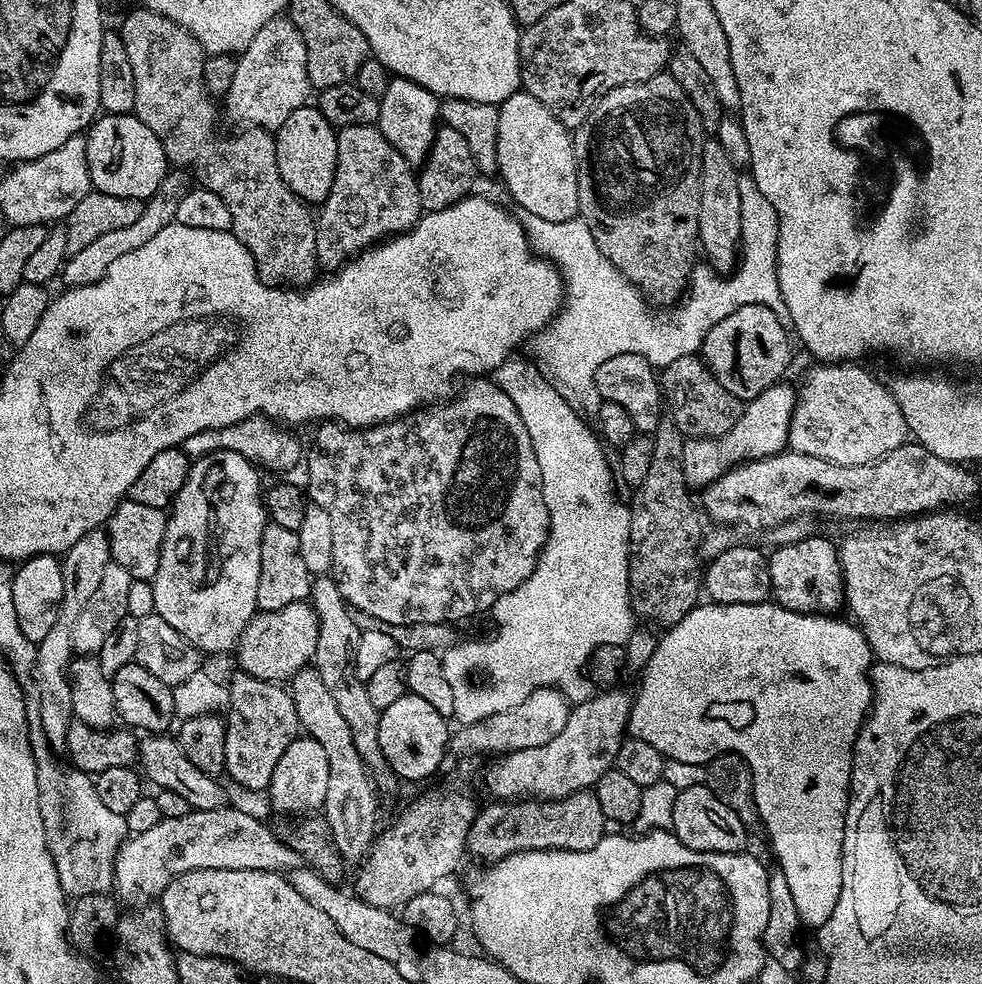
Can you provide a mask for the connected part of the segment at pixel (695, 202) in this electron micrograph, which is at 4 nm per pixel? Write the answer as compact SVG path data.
M667 71L659 72L658 75L649 80L643 80L637 84L618 86L614 90L610 90L603 98L597 100L596 107L581 122L580 127L575 129L572 137L574 158L576 159L576 169L578 170L580 216L590 226L590 234L594 234L594 242L598 242L598 250L602 250L602 254L606 254L606 258L610 258L610 262L614 262L616 269L631 284L635 284L644 293L645 297L651 298L653 301L655 301L654 299L674 299L673 301L675 301L685 291L686 281L697 263L696 252L698 256L698 237L700 234L700 223L698 222L700 155L702 154L702 145L705 139L704 127L690 102L690 98L686 98L682 86L678 86L678 82L674 82L674 78L668 75Z

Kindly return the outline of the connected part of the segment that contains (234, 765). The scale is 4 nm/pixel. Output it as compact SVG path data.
M236 674L232 684L227 685L228 702L226 705L226 762L224 770L227 779L234 783L249 788L252 792L263 793L267 789L270 778L274 774L274 766L278 766L278 758L282 758L286 746L294 742L296 737L301 735L300 719L296 703L291 691L283 683L270 680L259 680L253 676Z

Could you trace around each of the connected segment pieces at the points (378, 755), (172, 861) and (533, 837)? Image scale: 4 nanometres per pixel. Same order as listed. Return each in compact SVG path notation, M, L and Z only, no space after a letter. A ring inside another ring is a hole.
M320 574L313 579L310 603L318 614L318 646L314 666L318 674L322 674L322 682L326 682L326 690L330 690L334 702L338 702L338 710L341 711L342 718L346 718L346 724L350 726L354 746L362 762L368 767L369 774L372 775L372 783L381 793L392 792L396 784L398 785L398 777L386 762L382 754L382 746L378 746L381 709L371 704L370 694L366 694L366 683L356 677L356 667L352 665L352 659L358 650L361 625L356 625L357 617L350 611L349 605L344 603L342 594L331 575Z
M231 806L214 810L193 810L182 814L182 818L161 818L157 824L150 826L150 830L142 830L125 839L116 855L114 892L121 901L138 902L144 894L159 895L175 876L190 870L262 870L284 874L301 867L301 864L300 855L277 833L275 836L258 817Z
M585 790L563 796L560 800L521 798L503 802L491 802L479 809L468 831L467 851L485 856L488 862L506 858L515 852L526 850L574 850L585 852L606 834L606 821L602 806L598 806L595 791Z

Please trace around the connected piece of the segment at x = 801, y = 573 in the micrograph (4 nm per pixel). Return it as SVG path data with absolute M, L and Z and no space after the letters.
M809 534L803 540L794 544L783 544L777 547L776 553L771 553L768 561L770 582L772 583L771 599L781 604L786 610L795 612L810 612L813 614L836 614L845 603L844 575L840 572L840 554L837 545L831 544L824 536Z

